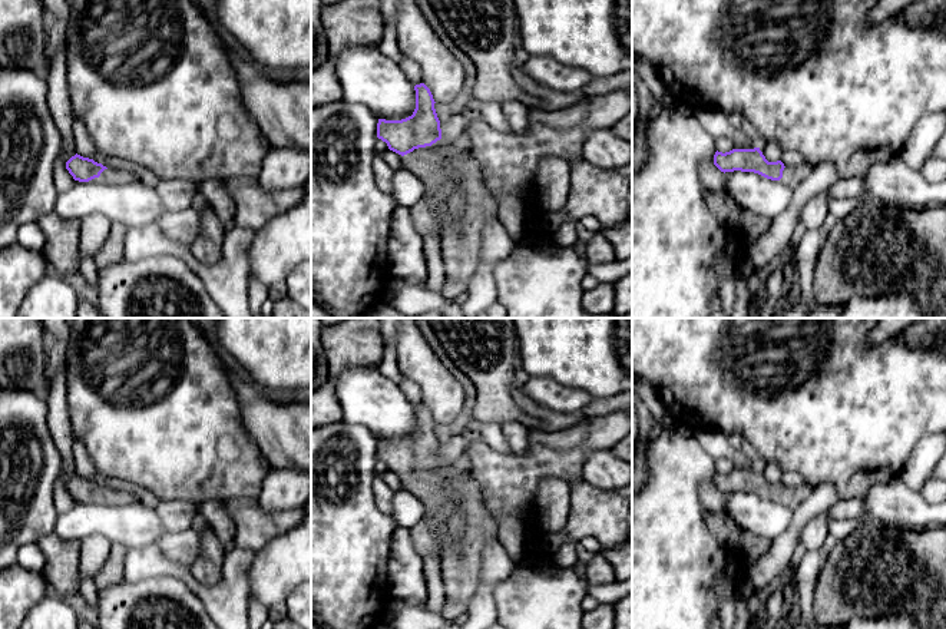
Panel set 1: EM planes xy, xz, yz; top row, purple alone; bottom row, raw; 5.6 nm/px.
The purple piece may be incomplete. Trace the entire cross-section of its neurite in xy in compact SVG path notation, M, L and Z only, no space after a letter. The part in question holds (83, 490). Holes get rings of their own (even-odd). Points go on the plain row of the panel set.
M77 474L66 483L66 490L73 497L73 500L79 503L93 501L108 504L126 504L132 499L149 500L149 497L139 490L112 491L102 484L97 484L89 479L83 479Z

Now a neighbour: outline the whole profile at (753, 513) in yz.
M725 493L725 513L742 530L774 540L790 527L793 510L754 493Z

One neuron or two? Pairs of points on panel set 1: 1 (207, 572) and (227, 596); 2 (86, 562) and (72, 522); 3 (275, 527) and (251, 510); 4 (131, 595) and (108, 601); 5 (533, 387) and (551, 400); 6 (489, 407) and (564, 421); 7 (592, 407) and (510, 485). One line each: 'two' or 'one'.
1: two
2: two
3: one
4: one
5: one
6: one
7: two

